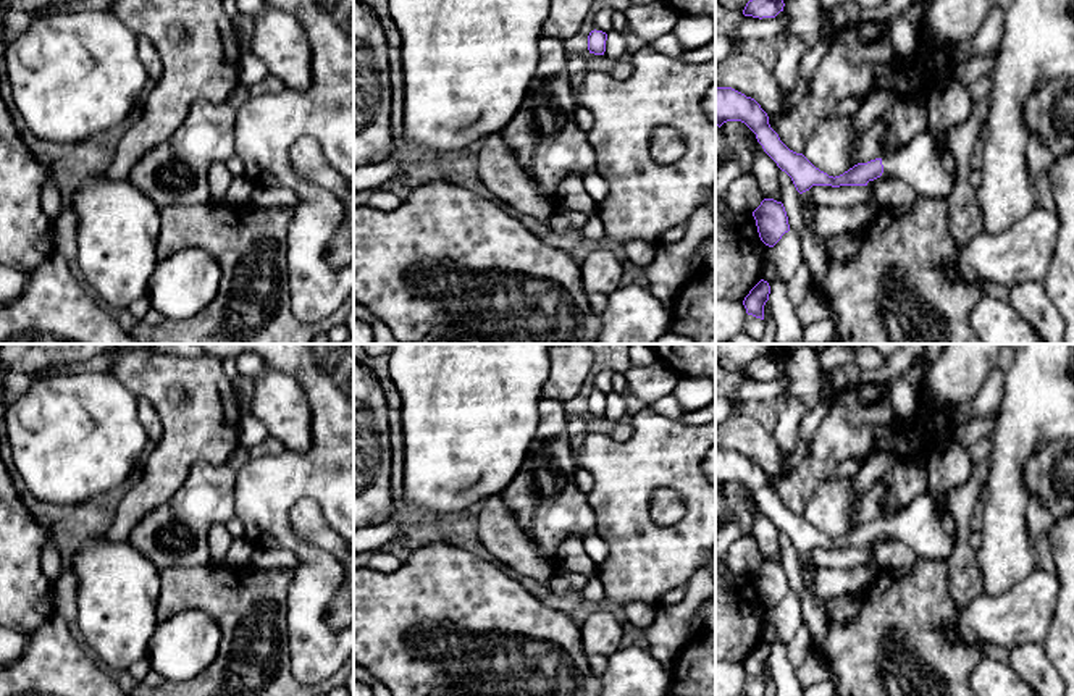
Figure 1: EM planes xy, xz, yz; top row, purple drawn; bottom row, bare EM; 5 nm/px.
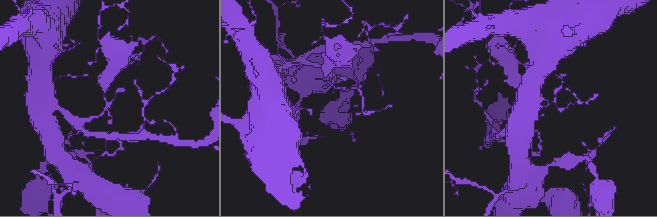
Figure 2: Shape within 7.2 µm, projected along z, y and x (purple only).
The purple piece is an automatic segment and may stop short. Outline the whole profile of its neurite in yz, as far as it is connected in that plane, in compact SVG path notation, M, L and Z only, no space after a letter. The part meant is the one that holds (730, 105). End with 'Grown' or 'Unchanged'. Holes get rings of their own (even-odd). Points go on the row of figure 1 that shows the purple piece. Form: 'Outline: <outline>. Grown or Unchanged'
Outline: M948 76L929 87L925 95L929 121L904 149L890 157L858 163L840 176L829 176L816 168L803 153L790 150L770 128L761 105L732 87L715 87L715 124L741 121L754 134L764 152L785 171L799 194L812 186L867 186L883 173L909 184L919 197L946 200L954 187L954 178L946 173L935 144L940 134L964 123L972 110L972 97L966 84Z. Grown

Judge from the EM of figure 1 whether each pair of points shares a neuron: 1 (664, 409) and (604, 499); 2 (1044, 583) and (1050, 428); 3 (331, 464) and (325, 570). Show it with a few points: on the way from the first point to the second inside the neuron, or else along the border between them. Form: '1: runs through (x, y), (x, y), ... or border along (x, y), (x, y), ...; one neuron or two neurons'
1: border along (650, 406), (662, 415), (680, 420); two neurons
2: border along (1034, 567), (1023, 580), (1003, 593); two neurons
3: runs through (302, 485), (283, 504), (283, 530), (296, 543); one neuron

